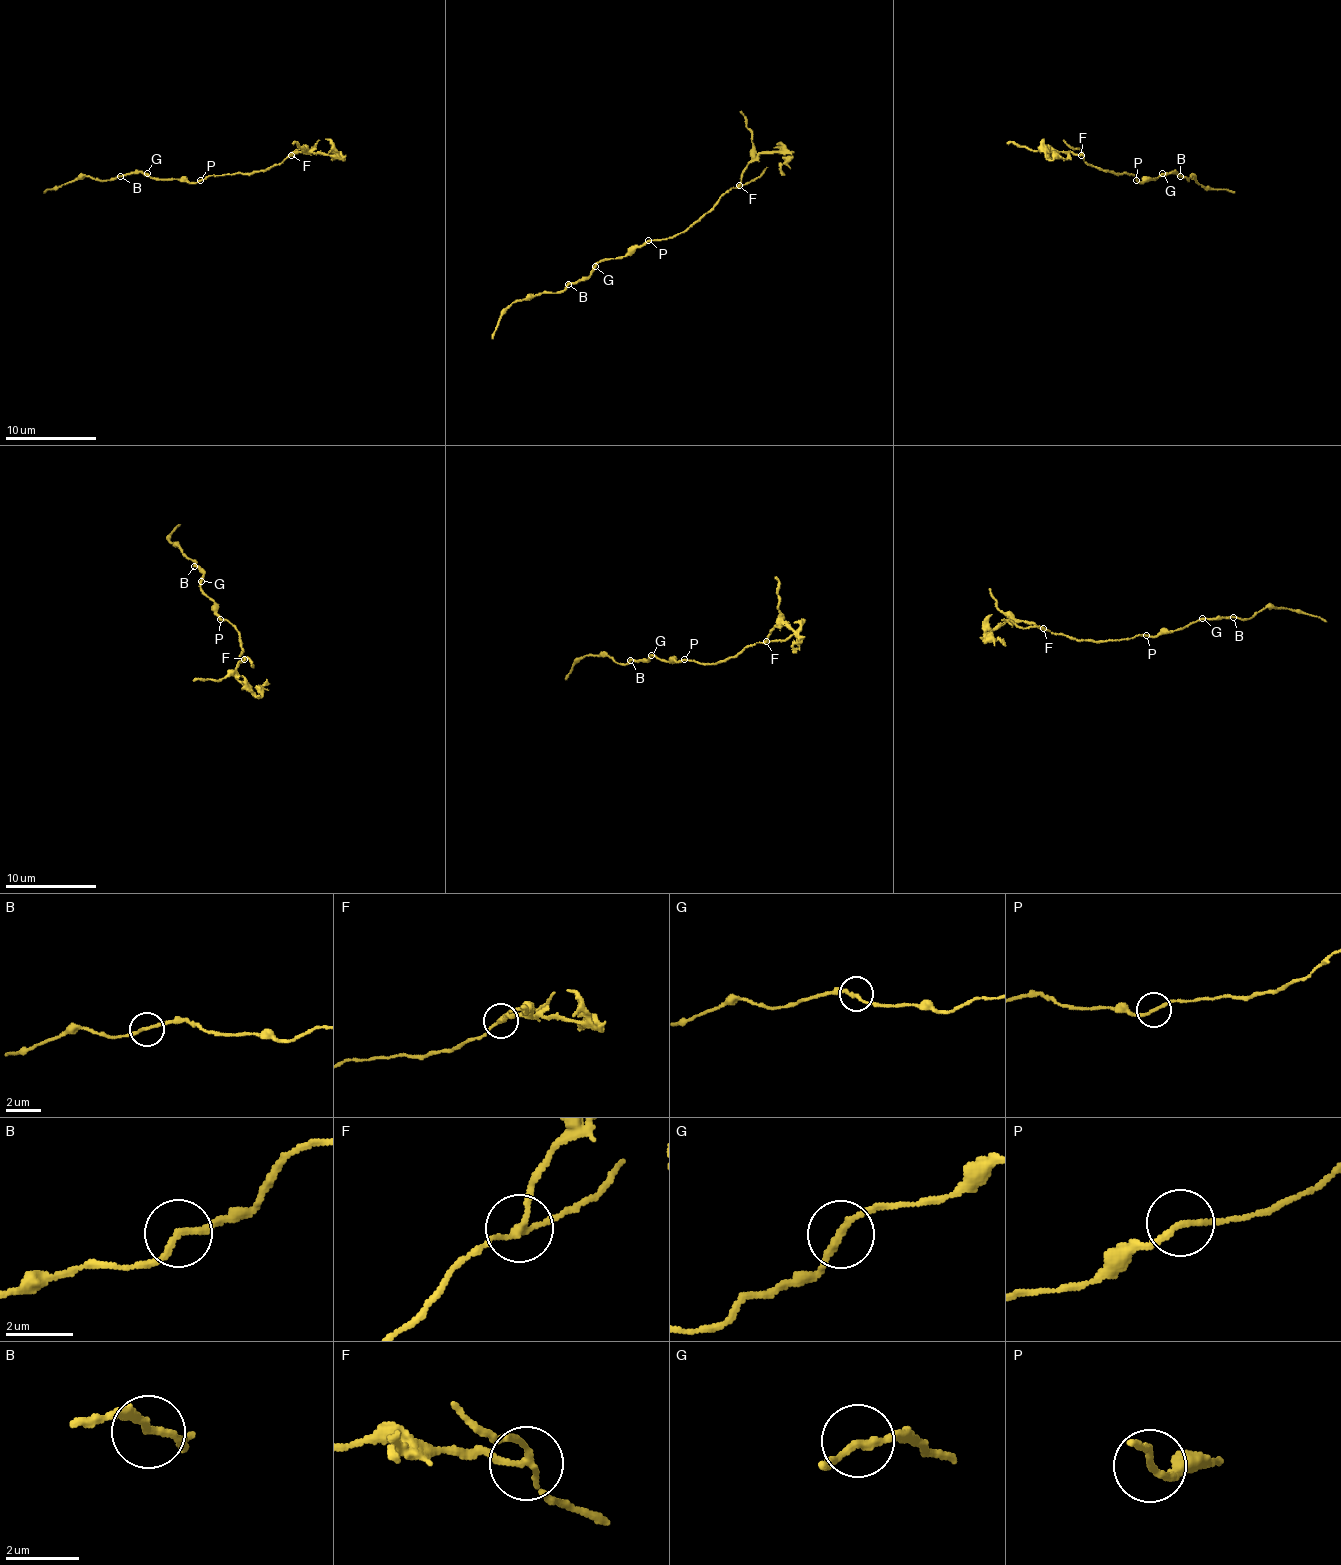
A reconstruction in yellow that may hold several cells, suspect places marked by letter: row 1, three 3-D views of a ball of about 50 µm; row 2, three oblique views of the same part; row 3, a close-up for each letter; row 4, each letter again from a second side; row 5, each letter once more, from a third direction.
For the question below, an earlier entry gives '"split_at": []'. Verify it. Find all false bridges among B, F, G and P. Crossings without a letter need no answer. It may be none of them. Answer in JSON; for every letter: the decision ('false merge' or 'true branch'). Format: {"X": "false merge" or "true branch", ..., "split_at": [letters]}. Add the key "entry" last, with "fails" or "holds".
{"B": "true branch", "F": "false merge", "G": "true branch", "P": "true branch", "split_at": ["F"], "entry": "fails"}

